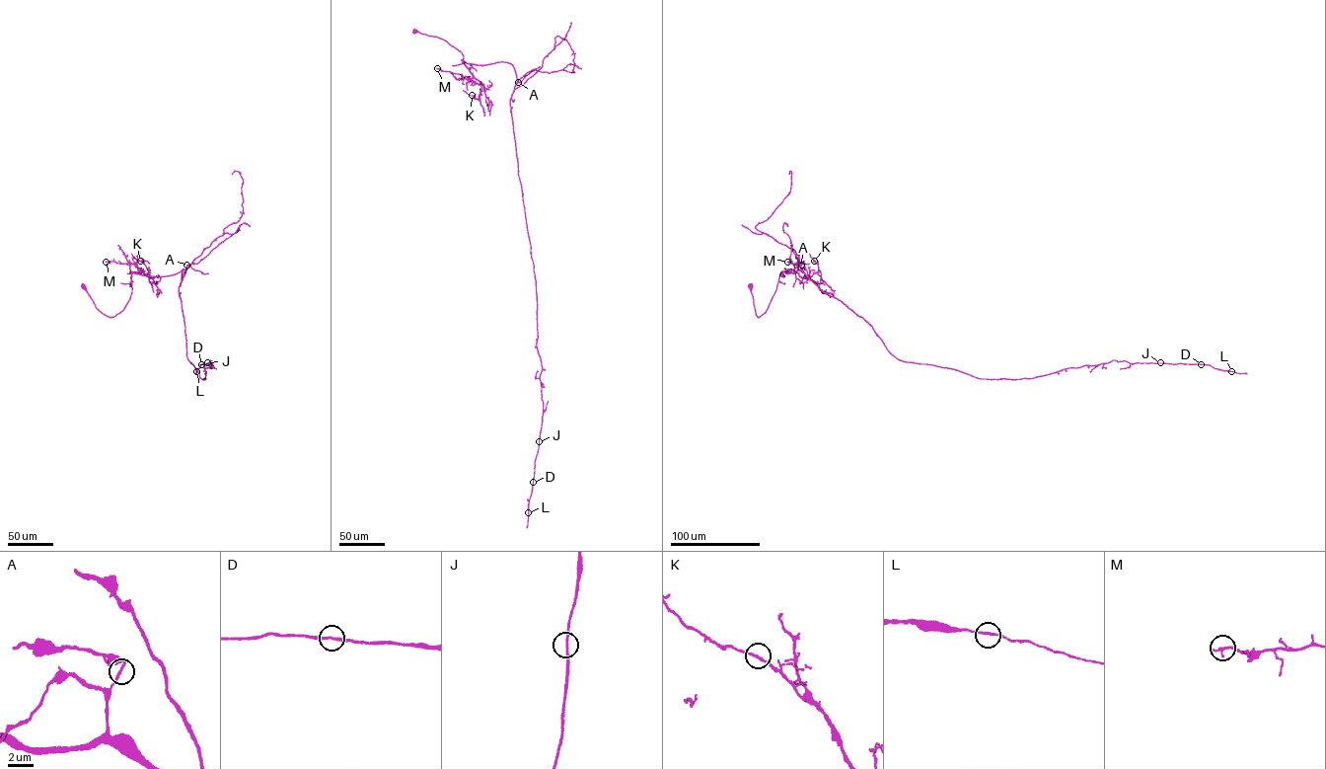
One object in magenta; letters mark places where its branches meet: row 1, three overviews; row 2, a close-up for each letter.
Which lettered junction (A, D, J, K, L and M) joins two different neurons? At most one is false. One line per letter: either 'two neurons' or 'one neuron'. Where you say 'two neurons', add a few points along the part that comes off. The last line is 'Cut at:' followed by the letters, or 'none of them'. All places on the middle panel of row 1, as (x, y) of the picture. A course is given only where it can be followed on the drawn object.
A: one neuron
D: one neuron
J: one neuron
K: one neuron
L: one neuron
M: one neuron
Cut at: none of them

